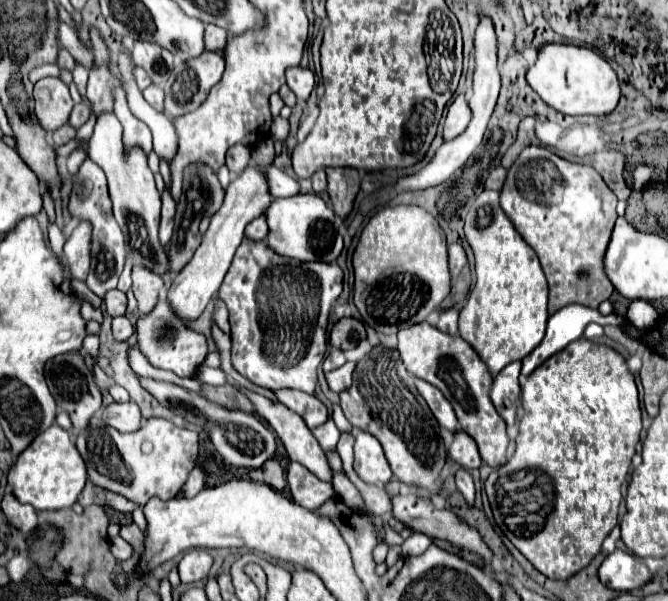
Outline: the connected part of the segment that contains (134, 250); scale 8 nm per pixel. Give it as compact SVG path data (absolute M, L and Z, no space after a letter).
M103 111L97 117L93 135L89 139L89 159L97 163L109 181L109 197L113 201L113 215L125 235L127 253L135 263L145 265L155 273L167 271L167 255L157 239L161 197L153 181L153 173L147 165L147 153L141 147L127 147L123 143L123 127L113 111Z

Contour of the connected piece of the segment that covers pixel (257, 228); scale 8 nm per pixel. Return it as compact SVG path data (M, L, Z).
M259 217L259 219L253 219L249 225L247 225L247 229L245 229L245 235L247 237L251 237L253 241L263 241L265 237L267 237L267 221L265 221L265 217Z

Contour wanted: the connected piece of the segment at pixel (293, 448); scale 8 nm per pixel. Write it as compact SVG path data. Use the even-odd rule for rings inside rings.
M237 387L243 395L247 395L249 397L249 401L255 405L255 411L273 427L273 431L279 435L279 440L285 447L285 451L290 461L301 463L301 465L305 465L315 477L319 477L321 481L331 481L331 467L329 467L329 463L327 463L327 457L325 457L325 453L323 453L323 449L319 449L319 443L315 441L315 437L311 435L311 431L307 429L307 425L303 423L303 419L297 415L297 413L293 413L291 409L287 409L283 403L273 403L273 401L269 401L267 397L263 397L263 395L257 395L257 393L253 393L253 391L247 391L247 389L241 389L241 387Z

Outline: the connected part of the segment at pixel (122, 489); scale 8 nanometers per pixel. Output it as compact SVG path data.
M93 417L83 433L77 435L77 449L87 463L89 479L109 491L145 505L153 495L161 499L175 497L185 485L199 455L199 439L195 431L181 429L167 419L149 419L135 433L119 433L105 425L101 417Z

